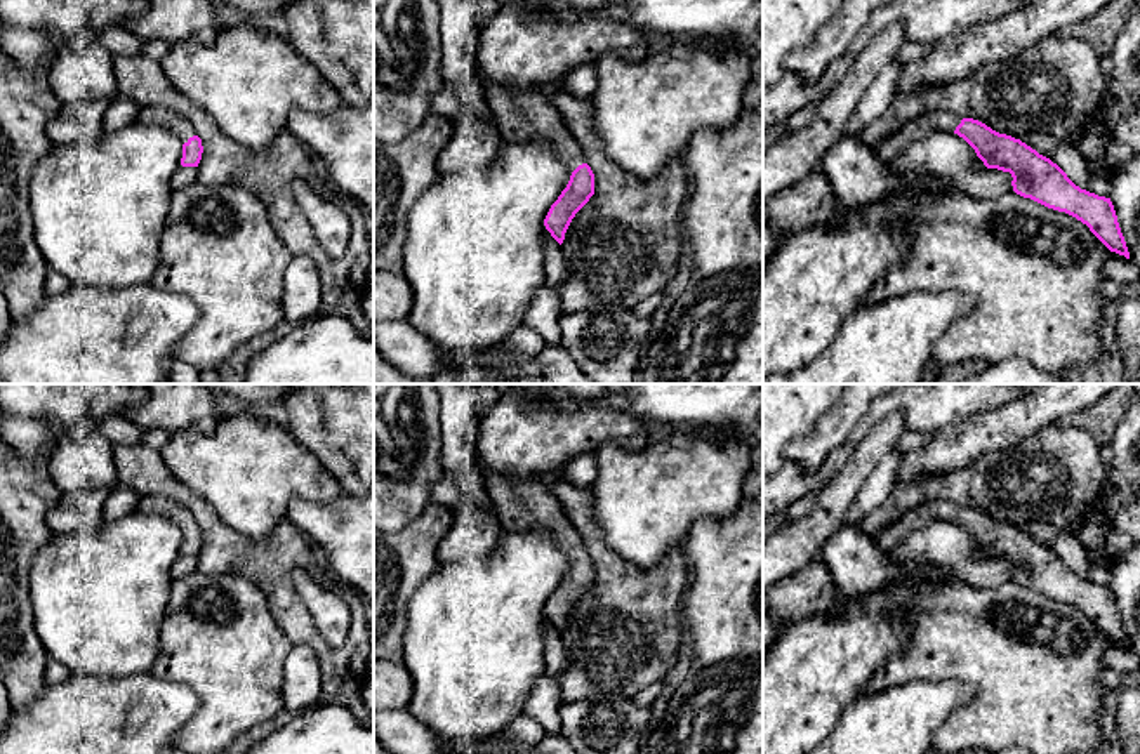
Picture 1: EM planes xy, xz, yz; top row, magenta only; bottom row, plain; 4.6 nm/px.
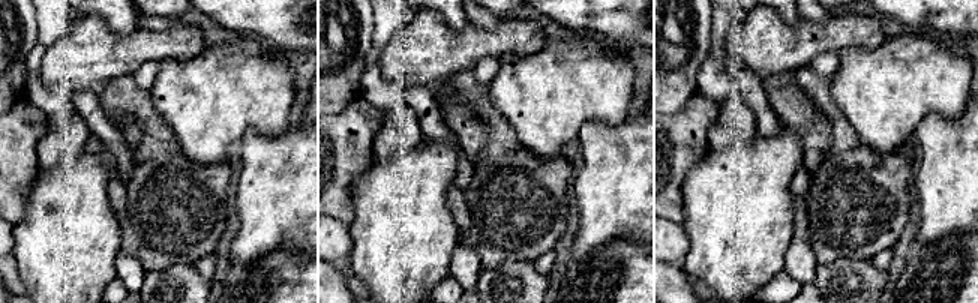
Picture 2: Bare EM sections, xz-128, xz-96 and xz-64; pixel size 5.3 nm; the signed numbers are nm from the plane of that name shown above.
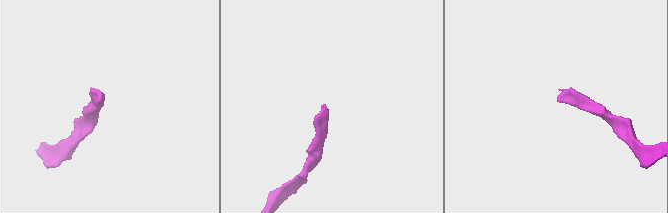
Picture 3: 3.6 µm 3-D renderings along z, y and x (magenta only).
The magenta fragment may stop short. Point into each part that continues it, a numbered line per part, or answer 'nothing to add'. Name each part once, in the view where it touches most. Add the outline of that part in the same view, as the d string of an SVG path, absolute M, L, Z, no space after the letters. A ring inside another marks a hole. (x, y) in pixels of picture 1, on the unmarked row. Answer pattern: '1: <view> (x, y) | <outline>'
1: xz (523, 504) | M481 471L487 492L504 532L549 530L568 563L586 552L582 539L551 495L546 476L502 476Z

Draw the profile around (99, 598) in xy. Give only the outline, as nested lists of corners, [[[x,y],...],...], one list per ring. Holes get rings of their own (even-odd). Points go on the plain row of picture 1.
[[[132,511],[92,532],[54,535],[35,556],[31,566],[31,606],[35,629],[49,653],[71,672],[125,678],[151,672],[160,653],[160,627],[170,599],[170,568],[181,556],[182,532],[169,519]]]

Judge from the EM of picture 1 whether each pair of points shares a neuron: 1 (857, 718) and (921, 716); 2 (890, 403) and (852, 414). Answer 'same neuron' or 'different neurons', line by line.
1: same neuron
2: different neurons

